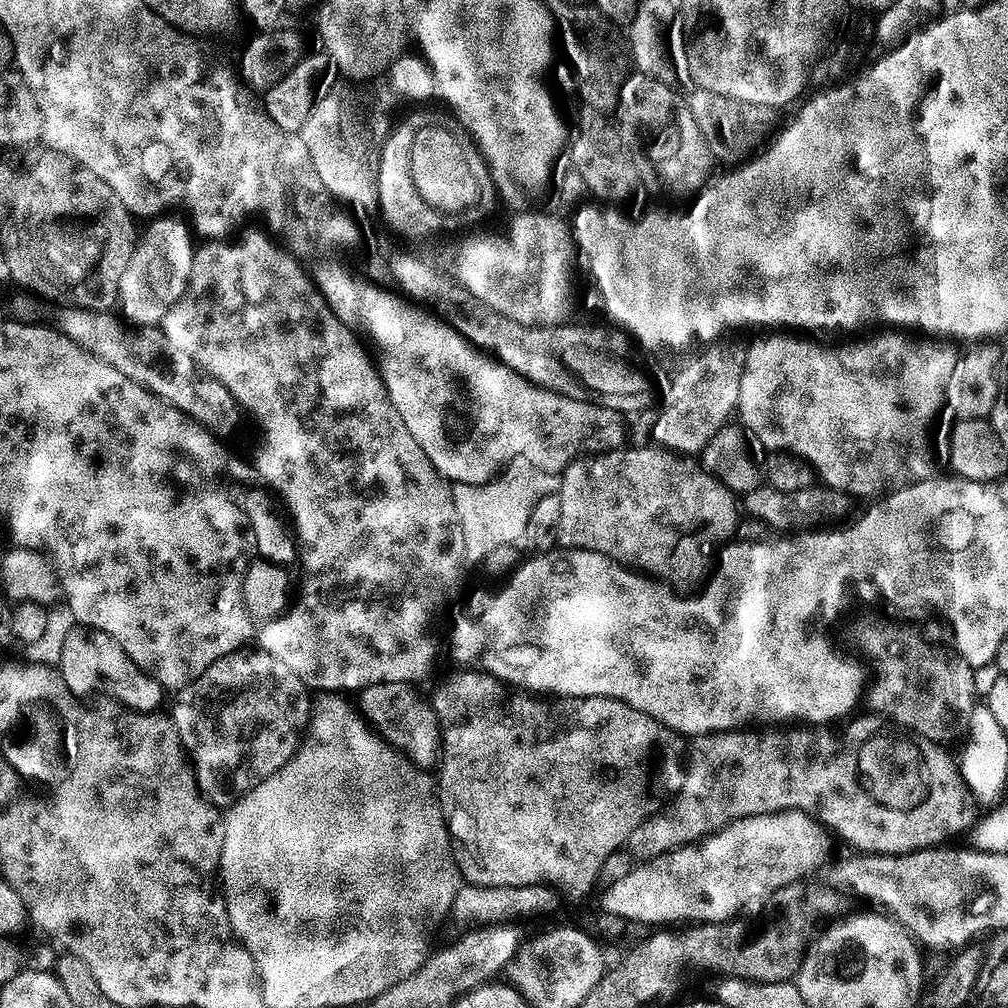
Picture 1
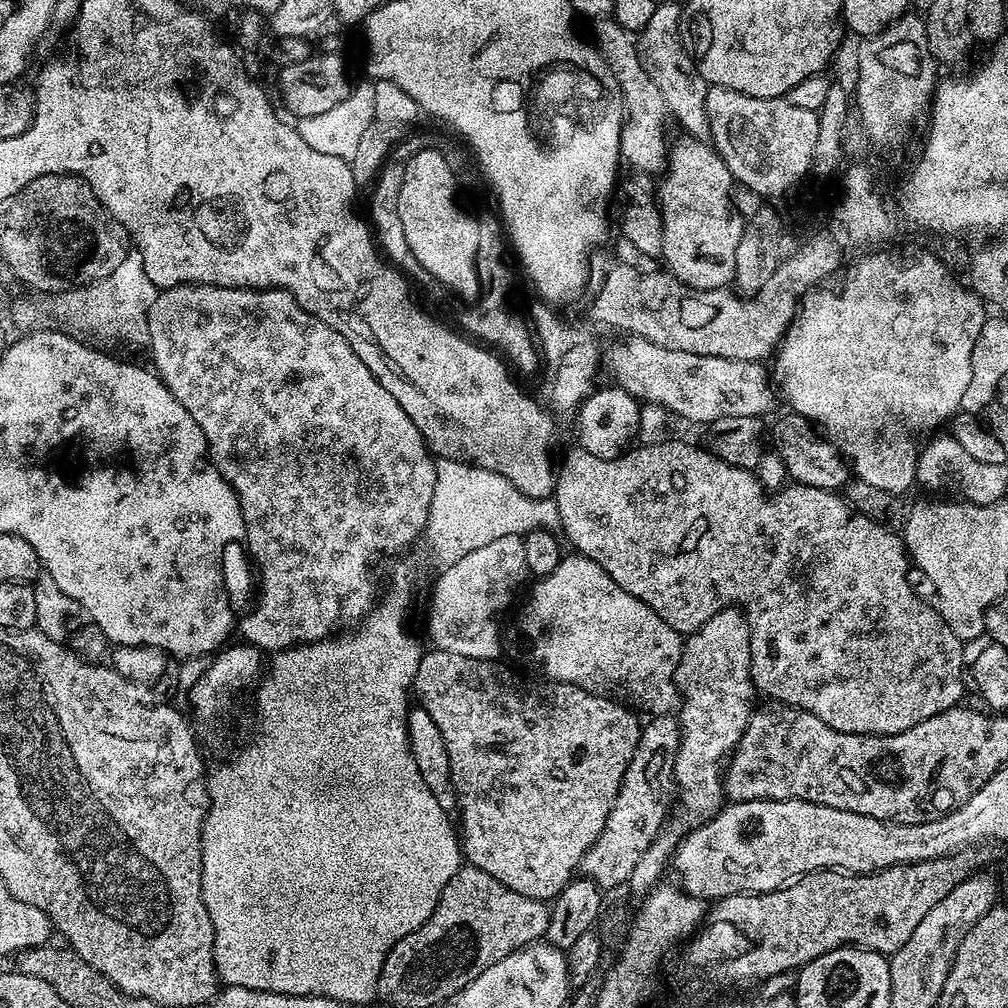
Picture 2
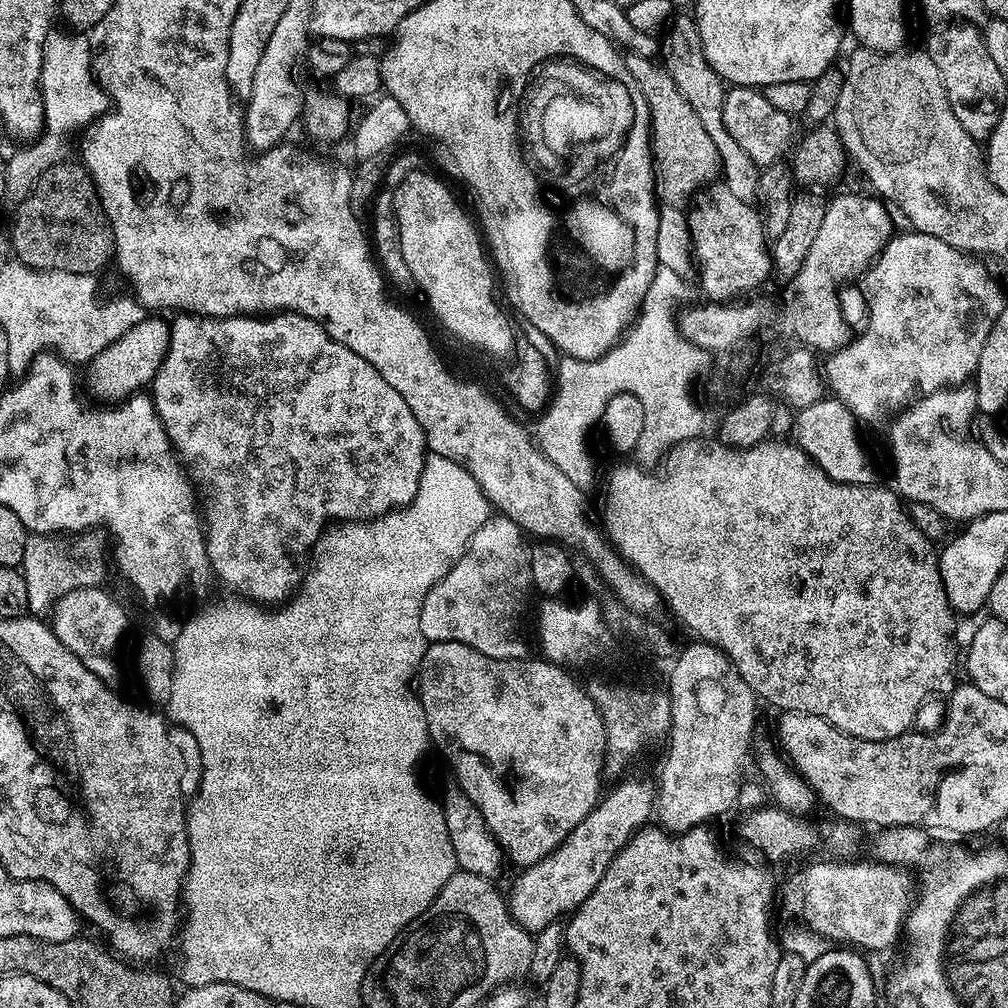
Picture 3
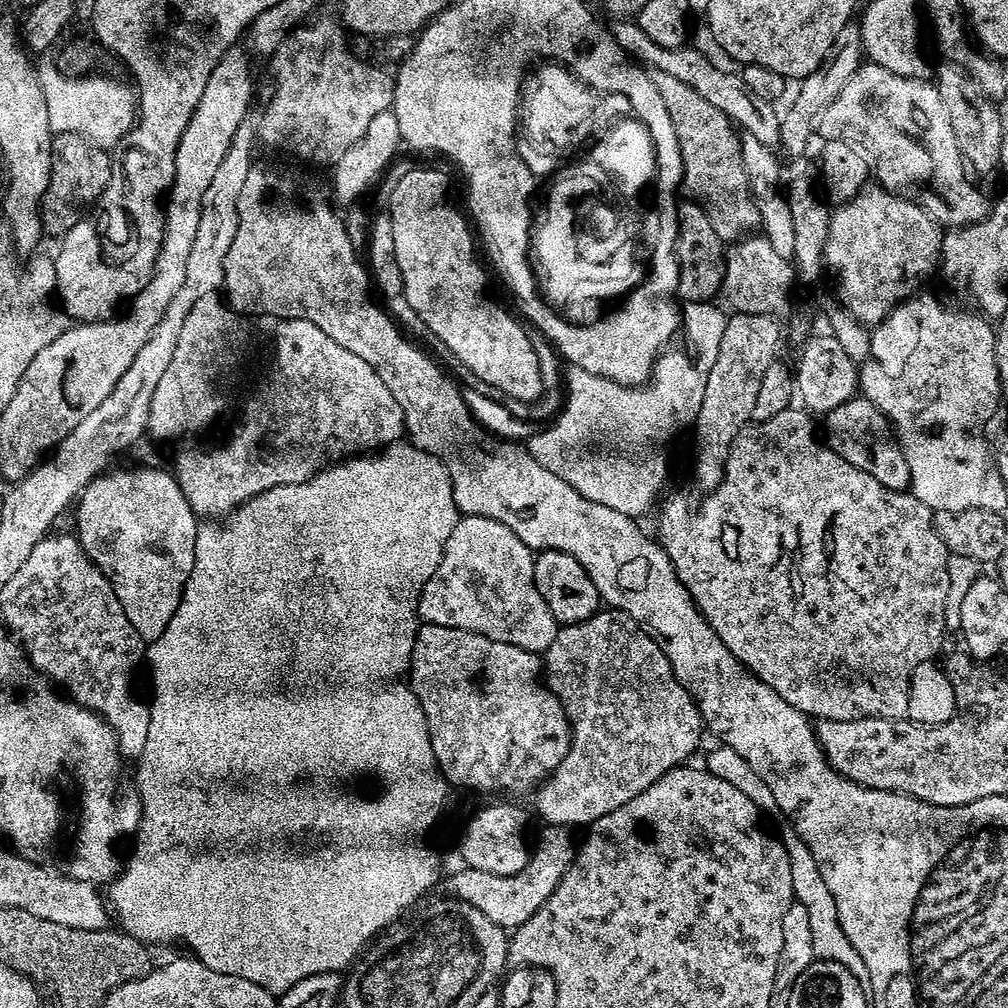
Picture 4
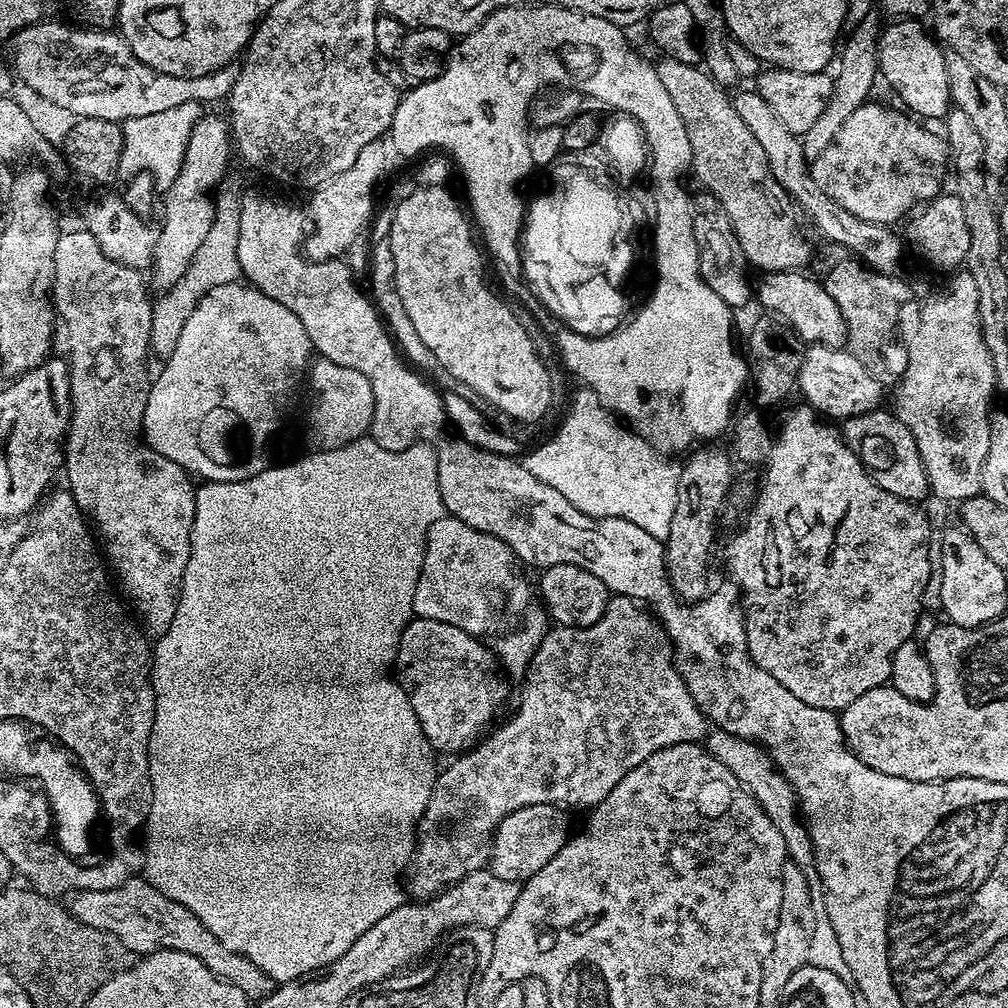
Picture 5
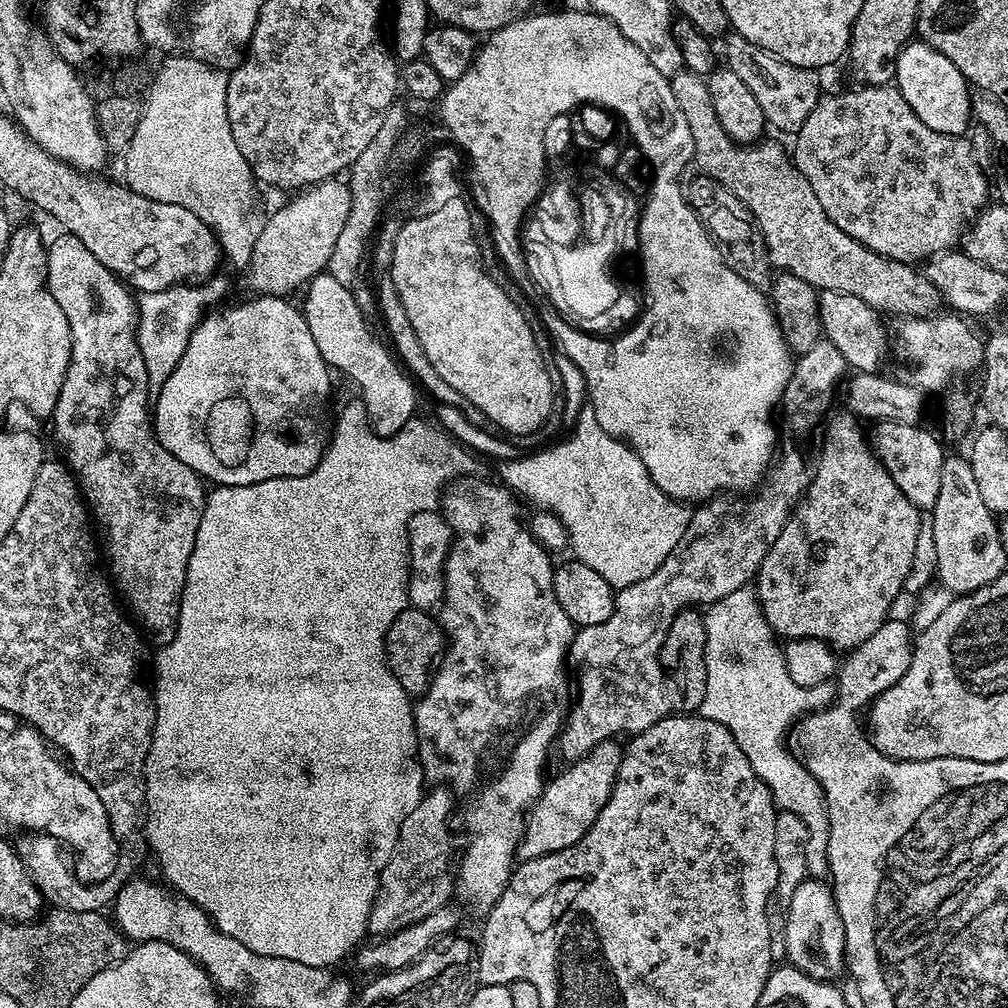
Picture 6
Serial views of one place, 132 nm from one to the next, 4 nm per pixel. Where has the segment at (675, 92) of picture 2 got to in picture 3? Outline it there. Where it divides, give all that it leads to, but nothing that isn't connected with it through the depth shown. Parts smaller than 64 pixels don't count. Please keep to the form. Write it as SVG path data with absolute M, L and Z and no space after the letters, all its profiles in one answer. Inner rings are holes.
M673 15L662 36L659 59L663 68L670 74L670 78L674 78L678 90L682 90L686 102L694 106L694 114L698 114L702 126L706 126L706 134L714 138L714 146L720 155L723 171L725 173L753 171L752 157L740 147L740 143L733 138L731 130L724 122L722 102L726 84L712 69L710 62L706 62L706 54L702 50L702 38L698 38L698 26L691 15Z

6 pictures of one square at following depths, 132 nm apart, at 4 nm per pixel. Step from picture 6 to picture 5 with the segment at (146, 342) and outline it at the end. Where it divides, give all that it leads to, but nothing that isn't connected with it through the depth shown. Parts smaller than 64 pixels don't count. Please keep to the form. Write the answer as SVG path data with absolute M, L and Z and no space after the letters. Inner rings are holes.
M230 184L217 193L214 200L214 222L211 223L210 232L206 234L206 239L198 248L195 258L191 260L191 266L175 286L161 293L153 301L150 348L155 355L160 355L160 358L172 355L186 320L206 293L216 286L237 283L241 279L237 246L241 230L242 203L247 195L248 189L242 184Z

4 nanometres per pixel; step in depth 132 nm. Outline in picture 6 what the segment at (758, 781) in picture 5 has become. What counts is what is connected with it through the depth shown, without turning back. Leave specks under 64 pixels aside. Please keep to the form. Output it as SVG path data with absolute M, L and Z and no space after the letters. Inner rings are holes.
M753 587L739 588L726 598L716 600L703 613L706 626L706 695L699 715L726 726L734 734L754 772L766 782L777 807L785 812L798 814L808 828L806 864L811 879L825 881L829 866L830 822L825 792L816 776L801 764L799 757L786 746L786 730L791 731L797 722L810 712L823 711L835 701L836 688L831 681L816 686L802 687L794 683L785 665L784 651L779 637L770 627L760 608L759 597Z

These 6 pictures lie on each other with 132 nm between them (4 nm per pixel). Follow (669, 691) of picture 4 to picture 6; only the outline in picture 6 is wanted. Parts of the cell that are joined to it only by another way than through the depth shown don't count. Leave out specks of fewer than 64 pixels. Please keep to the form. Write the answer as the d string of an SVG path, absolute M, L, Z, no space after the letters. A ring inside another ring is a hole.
M792 438L783 442L785 444L778 448L780 465L777 468L775 465L767 473L766 483L759 489L760 496L754 497L748 508L732 508L731 502L724 500L728 498L703 501L697 507L700 509L692 512L690 526L686 526L686 534L682 534L678 546L670 550L670 558L666 558L666 562L662 562L662 566L658 566L650 578L642 578L642 582L634 582L634 586L619 589L614 610L606 622L580 628L573 635L572 645L568 647L568 660L571 667L572 664L576 667L574 703L558 737L558 752L560 748L565 761L580 760L590 754L594 746L607 740L616 740L624 735L633 737L650 730L650 726L657 724L669 711L668 702L664 699L664 665L660 663L660 651L662 642L666 642L666 630L670 630L670 622L674 622L676 614L683 608L709 606L739 588L749 587L757 579L760 564L766 558L770 546L774 546L778 534L782 534L792 509L804 497L810 482L814 482L818 459L800 460L800 448L796 445L799 443ZM433 787L420 797L418 806L414 806L406 822L402 822L398 842L390 854L390 862L386 862L382 870L370 910L368 932L374 934L373 937L388 936L422 922L426 914L434 914L434 910L445 907L453 899L452 804L454 808L454 797L449 789Z

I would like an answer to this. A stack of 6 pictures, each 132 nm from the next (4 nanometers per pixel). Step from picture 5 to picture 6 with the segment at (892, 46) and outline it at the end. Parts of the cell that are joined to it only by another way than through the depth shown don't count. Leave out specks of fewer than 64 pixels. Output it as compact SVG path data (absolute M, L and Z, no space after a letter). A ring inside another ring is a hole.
M916 38L909 42L898 54L896 59L896 78L894 87L900 91L902 98L906 98L906 106L930 126L930 130L938 130L938 134L964 136L973 123L972 92L967 80L938 50ZM969 123L969 124L968 124Z

